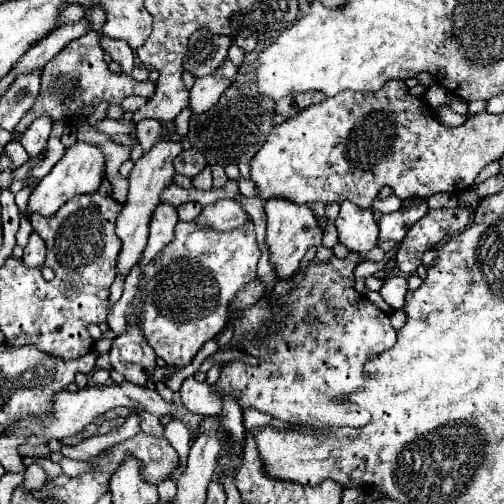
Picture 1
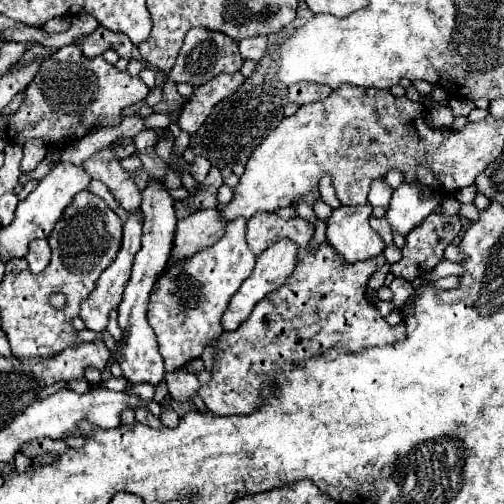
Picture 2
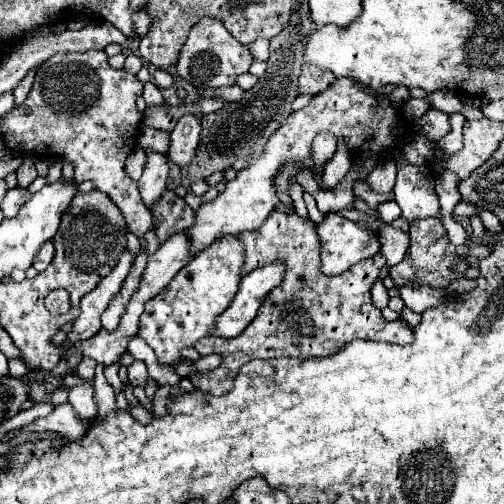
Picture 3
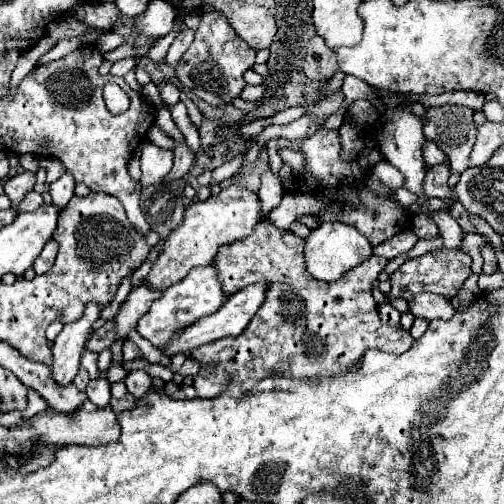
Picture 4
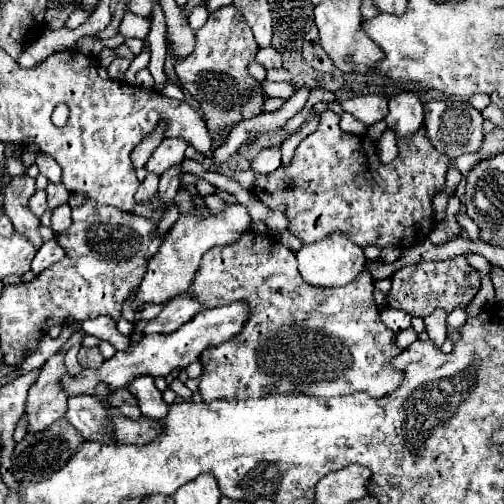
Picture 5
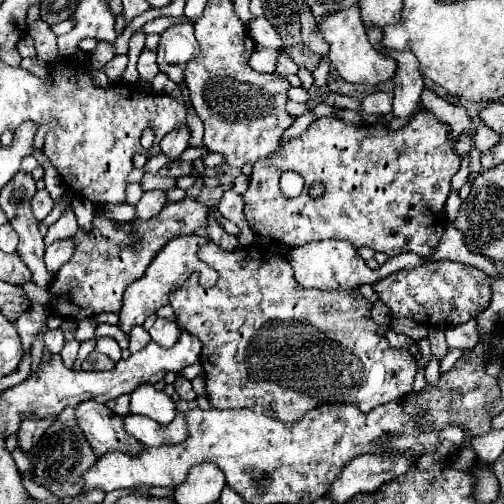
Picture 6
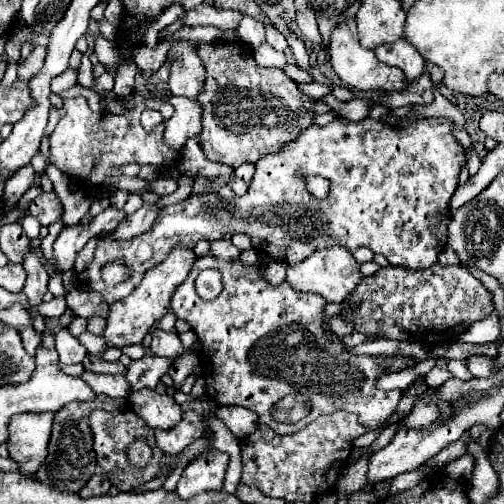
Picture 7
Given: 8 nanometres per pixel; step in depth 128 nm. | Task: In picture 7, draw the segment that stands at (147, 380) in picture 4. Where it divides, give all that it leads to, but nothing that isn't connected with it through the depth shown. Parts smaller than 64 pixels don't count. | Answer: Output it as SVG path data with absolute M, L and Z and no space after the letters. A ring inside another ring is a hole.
M138 390L128 398L130 408L146 420L150 428L170 430L180 422L182 410L168 394L156 394L154 390Z

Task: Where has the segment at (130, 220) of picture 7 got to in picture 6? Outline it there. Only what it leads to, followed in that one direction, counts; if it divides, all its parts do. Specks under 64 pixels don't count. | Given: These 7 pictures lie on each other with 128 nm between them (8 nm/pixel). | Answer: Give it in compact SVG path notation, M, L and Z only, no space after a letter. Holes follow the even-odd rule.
M162 190L144 192L138 206L136 206L136 218L138 220L150 220L152 216L156 216L162 210L164 204L166 204L166 196Z

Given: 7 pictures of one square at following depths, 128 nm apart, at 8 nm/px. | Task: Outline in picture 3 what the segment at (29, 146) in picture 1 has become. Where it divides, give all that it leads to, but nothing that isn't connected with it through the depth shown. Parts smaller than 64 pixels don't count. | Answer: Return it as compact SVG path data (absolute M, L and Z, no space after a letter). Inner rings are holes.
M24 158L22 166L16 170L18 176L18 188L28 188L34 180L36 180L36 168L34 168L34 160L32 158Z

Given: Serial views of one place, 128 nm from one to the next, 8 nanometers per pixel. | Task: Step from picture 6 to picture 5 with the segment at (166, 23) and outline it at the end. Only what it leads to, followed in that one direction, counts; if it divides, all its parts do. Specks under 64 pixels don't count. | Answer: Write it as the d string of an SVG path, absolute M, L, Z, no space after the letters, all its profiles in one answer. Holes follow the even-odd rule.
M130 12L124 14L124 20L120 24L122 36L144 40L148 36L148 32L150 32L150 20L148 18L142 18L142 16L136 16L136 14L130 14Z

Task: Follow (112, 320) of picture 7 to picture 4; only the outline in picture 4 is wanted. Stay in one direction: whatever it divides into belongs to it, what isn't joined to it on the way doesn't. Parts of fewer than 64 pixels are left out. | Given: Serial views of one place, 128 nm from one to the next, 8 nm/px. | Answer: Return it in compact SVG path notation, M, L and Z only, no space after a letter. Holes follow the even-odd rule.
M240 182L224 188L218 196L210 196L206 202L192 200L184 212L182 224L178 224L164 240L160 254L152 264L150 274L146 276L148 284L152 284L152 288L166 290L168 286L180 282L192 268L212 264L222 244L232 244L248 236L260 220L262 220L262 210L260 210L258 194L248 192L248 188Z

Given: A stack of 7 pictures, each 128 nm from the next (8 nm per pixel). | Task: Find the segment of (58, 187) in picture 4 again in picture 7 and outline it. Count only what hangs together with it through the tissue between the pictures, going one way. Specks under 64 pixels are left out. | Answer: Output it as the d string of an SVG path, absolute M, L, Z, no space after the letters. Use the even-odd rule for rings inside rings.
M46 262L46 270L48 270L48 274L50 274L50 284L48 284L48 290L50 290L54 296L60 296L60 294L64 294L62 276L58 276L58 274L54 272L54 266L52 266L50 262Z

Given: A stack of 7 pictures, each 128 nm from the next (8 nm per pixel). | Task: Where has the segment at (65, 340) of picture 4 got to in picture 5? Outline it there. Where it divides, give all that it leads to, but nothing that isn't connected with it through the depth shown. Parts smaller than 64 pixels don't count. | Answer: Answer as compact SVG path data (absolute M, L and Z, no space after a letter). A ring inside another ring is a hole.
M56 354L42 366L40 378L32 384L26 400L24 416L28 420L28 434L48 428L54 420L66 414L66 392L60 386L60 376L66 372L64 356Z

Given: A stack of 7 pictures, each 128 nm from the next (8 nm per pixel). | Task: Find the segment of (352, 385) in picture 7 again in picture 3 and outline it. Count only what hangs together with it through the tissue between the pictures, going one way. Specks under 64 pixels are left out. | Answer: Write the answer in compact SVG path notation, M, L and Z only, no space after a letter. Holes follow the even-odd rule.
M272 212L268 220L256 232L242 232L238 240L244 246L242 270L254 270L264 264L284 262L286 272L282 284L276 286L260 306L254 322L236 338L216 338L204 336L194 344L200 356L220 354L222 364L204 374L190 376L196 390L222 396L230 392L234 378L250 358L276 358L288 356L298 360L324 358L340 352L344 344L352 340L384 340L390 344L412 344L414 332L404 320L386 322L380 310L372 304L370 288L376 282L386 258L376 254L360 264L352 266L346 274L326 276L320 272L320 242L314 222L302 222L296 214Z

